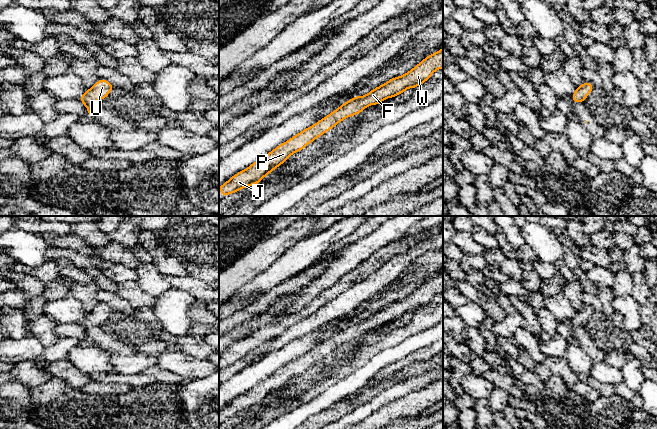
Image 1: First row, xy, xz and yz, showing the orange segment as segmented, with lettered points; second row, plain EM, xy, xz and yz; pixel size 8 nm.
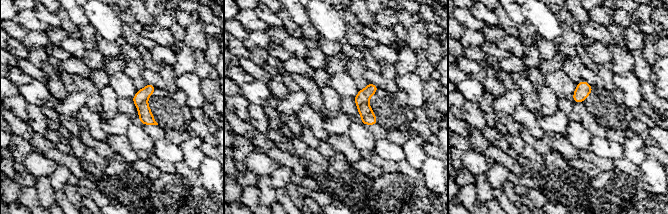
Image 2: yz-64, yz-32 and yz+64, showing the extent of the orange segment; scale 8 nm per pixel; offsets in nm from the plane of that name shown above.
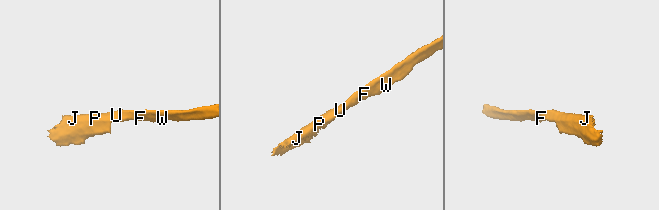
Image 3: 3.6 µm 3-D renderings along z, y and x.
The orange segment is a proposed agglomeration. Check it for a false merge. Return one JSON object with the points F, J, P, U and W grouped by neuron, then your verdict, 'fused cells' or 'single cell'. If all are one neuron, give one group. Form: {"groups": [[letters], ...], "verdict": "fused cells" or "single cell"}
{"groups": [["F", "J", "P", "U", "W"]], "verdict": "single cell"}

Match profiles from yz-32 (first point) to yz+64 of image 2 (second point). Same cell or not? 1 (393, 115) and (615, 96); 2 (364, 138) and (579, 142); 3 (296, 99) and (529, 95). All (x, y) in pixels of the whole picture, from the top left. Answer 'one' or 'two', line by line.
1: one
2: one
3: two

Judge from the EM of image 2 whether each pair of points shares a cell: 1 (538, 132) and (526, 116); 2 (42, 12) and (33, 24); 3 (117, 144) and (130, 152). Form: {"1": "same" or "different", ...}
{"1": "same", "2": "different", "3": "same"}

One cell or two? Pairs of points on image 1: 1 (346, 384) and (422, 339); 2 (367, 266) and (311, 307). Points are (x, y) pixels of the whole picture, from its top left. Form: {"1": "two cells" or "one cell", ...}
{"1": "one cell", "2": "one cell"}

